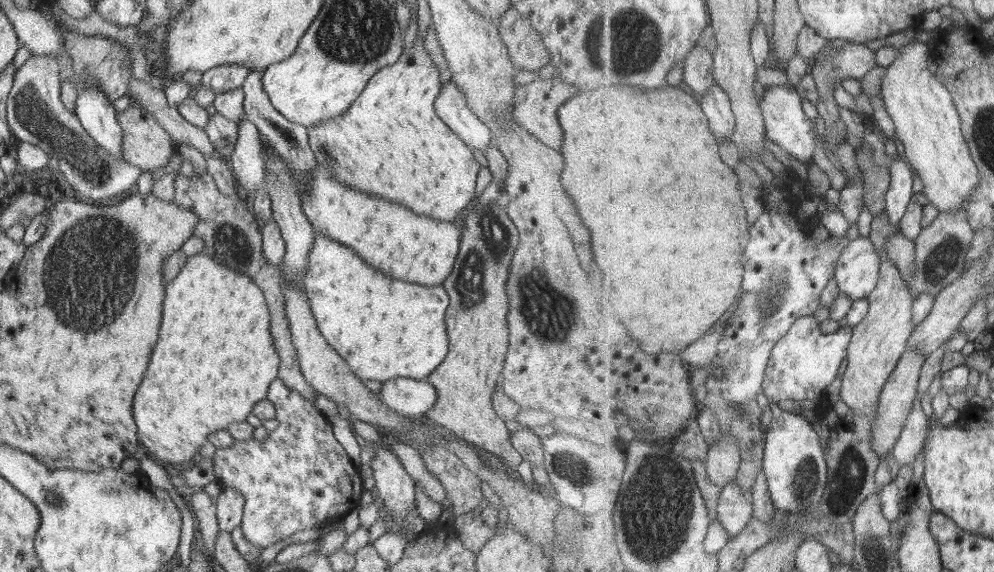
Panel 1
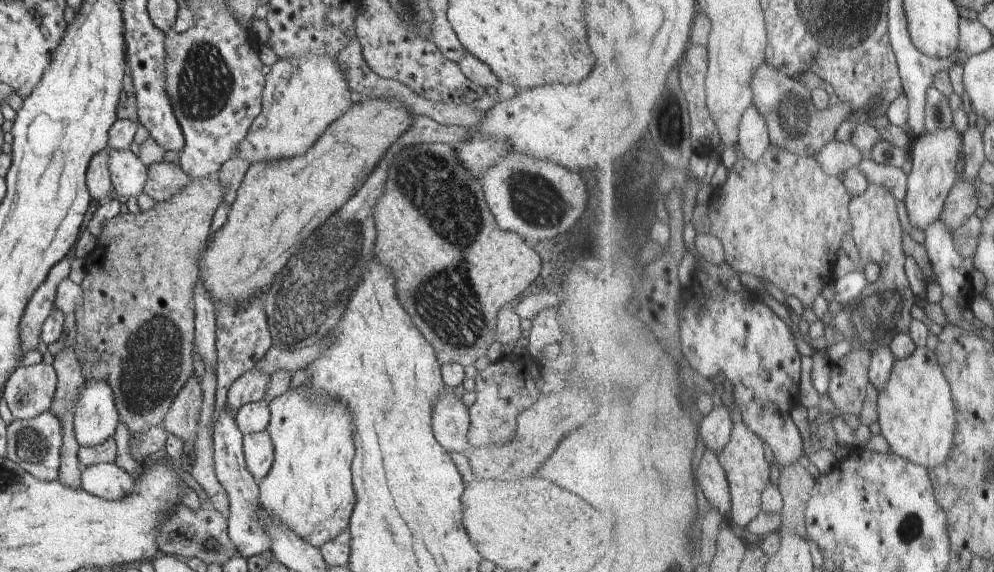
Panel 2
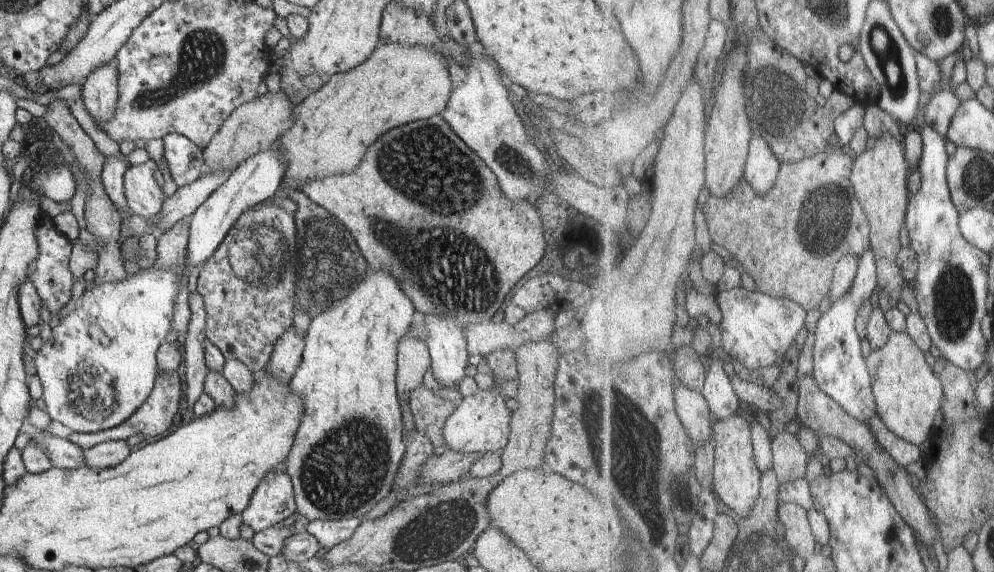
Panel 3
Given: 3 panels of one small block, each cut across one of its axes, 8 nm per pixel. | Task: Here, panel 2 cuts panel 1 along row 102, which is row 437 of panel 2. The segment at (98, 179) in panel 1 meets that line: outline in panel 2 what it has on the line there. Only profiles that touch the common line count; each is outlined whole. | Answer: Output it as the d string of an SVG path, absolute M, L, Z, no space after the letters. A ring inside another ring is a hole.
M49 410L29 420L13 419L6 426L6 457L38 481L55 481L58 477L61 445L60 422Z

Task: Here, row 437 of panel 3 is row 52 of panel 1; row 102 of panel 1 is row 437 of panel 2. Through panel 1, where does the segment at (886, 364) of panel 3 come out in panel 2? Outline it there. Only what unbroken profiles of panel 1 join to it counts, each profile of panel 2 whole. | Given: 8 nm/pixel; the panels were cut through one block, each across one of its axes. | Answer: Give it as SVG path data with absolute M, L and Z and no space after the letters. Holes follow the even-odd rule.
M918 347L913 356L899 359L878 403L881 434L893 452L928 469L947 462L958 431L958 405L936 350Z

